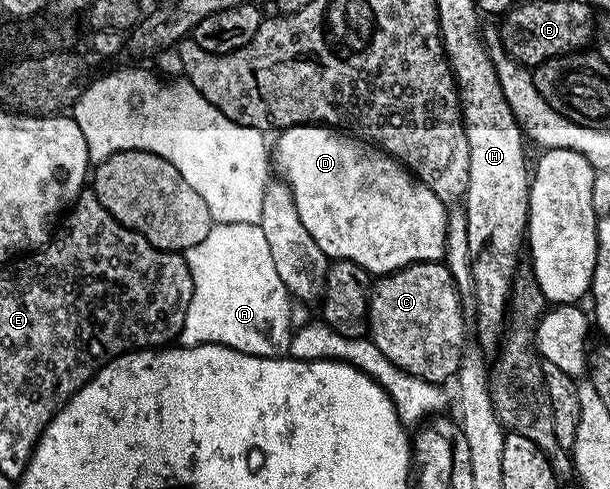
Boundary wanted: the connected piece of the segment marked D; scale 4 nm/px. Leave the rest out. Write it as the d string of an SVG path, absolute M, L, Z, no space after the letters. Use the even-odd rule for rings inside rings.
M323 125L290 127L287 128L286 133L277 135L280 136L276 139L276 147L274 143L275 170L276 167L280 170L279 178L287 183L288 188L292 191L294 205L298 209L298 217L302 217L302 225L306 225L306 233L310 233L310 237L314 237L318 249L322 249L322 253L328 256L329 260L345 259L351 263L357 263L365 271L376 277L387 277L393 271L399 271L402 267L409 267L412 263L434 263L443 260L444 246L446 245L446 237L448 236L449 208L446 206L445 200L438 198L400 160L393 159L387 151L381 151L379 147L351 133L345 134L343 130L334 127Z

